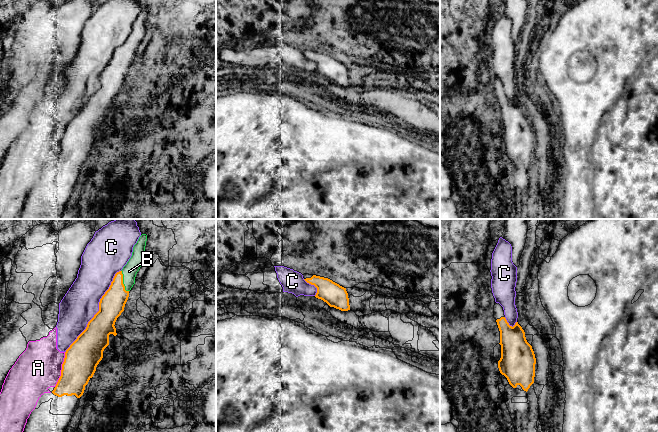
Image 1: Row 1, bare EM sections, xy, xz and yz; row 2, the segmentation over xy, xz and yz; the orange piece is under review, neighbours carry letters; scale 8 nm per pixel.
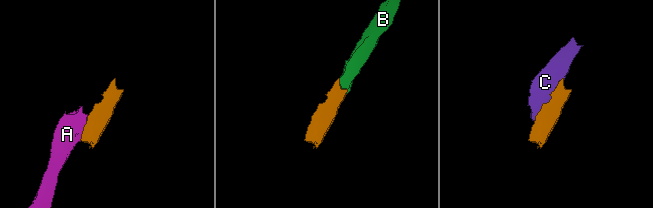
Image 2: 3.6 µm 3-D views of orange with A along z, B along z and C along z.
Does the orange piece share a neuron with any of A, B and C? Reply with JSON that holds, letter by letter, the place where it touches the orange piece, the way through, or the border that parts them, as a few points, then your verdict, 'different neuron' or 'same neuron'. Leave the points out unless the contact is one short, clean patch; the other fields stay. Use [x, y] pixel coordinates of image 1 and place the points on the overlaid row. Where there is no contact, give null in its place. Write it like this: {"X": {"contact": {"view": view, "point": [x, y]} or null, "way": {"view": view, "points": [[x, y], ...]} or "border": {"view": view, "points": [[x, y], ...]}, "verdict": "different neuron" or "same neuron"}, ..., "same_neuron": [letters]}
{"A": {"contact": {"view": "xy", "point": [62, 369]}, "verdict": "different neuron"}, "B": {"contact": {"view": "xy", "point": [122, 281]}, "way": {"view": "xy", "points": [[111, 305], [122, 281], [129, 271]]}, "verdict": "same neuron"}, "C": {"contact": {"view": "xy", "point": [98, 311]}, "verdict": "different neuron"}, "same_neuron": ["B"]}

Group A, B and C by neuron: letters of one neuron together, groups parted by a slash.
A C / B

